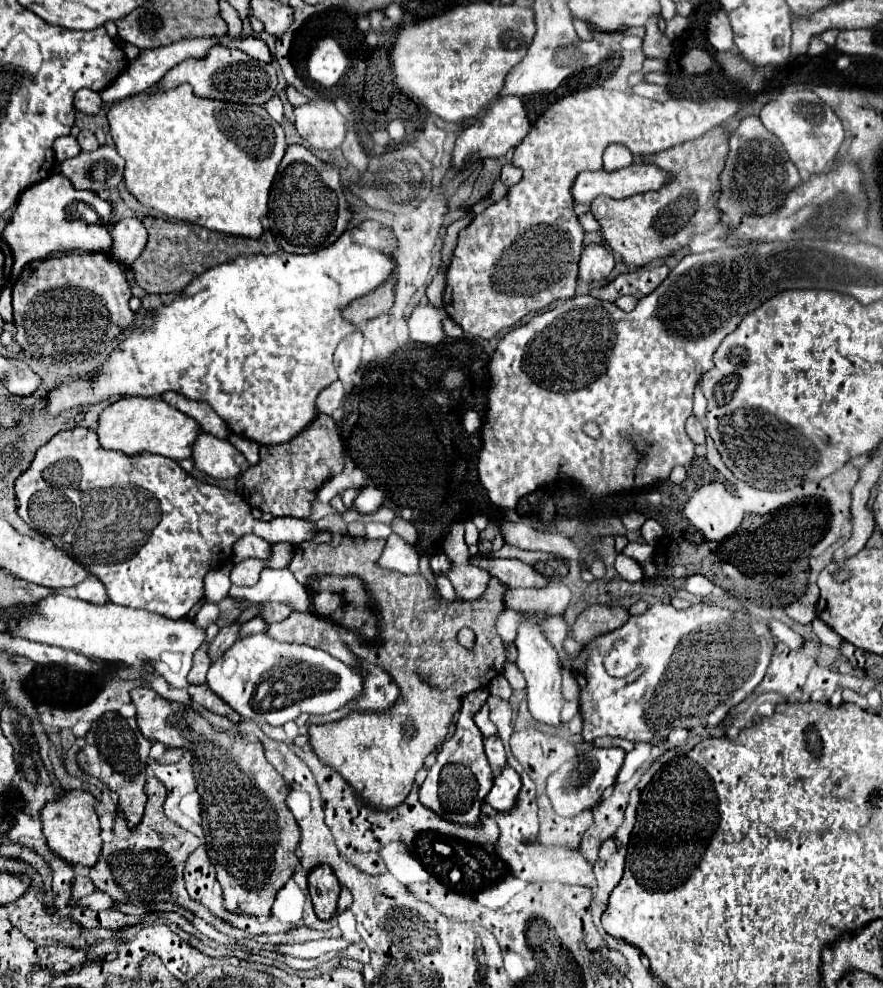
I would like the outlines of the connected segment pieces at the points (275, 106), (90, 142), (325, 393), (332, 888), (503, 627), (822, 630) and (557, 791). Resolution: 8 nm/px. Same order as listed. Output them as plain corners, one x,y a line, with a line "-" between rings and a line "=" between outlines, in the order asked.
273,95
273,97
265,103
265,109
267,109
267,113
269,113
277,123
283,121
283,105
281,105
281,101
279,101
277,95
=
83,129
83,131
79,133
77,141
79,141
79,145
81,145
81,149
83,149
83,151
95,151
95,149
99,147
99,143
97,143
95,135
93,135
91,131
87,131
87,129
=
341,381
331,383
329,387
325,387
319,393
319,397
317,397
317,411
331,415
337,407
341,407
341,399
345,397
345,393
347,393
347,389
341,385
=
317,865
317,869
309,873
309,895
319,919
329,919
337,913
339,891
341,885
329,865
=
505,609
497,621
495,621
495,627
497,627
497,633
499,637
505,641
505,643
513,643
515,641
515,635
517,635
517,623
521,621
521,615
513,609
=
815,619
815,621
811,623
811,627
813,627
813,633
819,637
819,641
825,643
825,645
839,647
839,643
843,641
843,639
829,627
829,625
825,625
821,619
=
591,747
591,749
583,751
581,755
569,759
565,765
561,765
547,779
547,795
549,795
555,811
559,815
577,815
583,809
593,807
601,799
603,791
615,783
617,773
623,765
623,759
625,759
625,751
621,747
609,747
609,749

